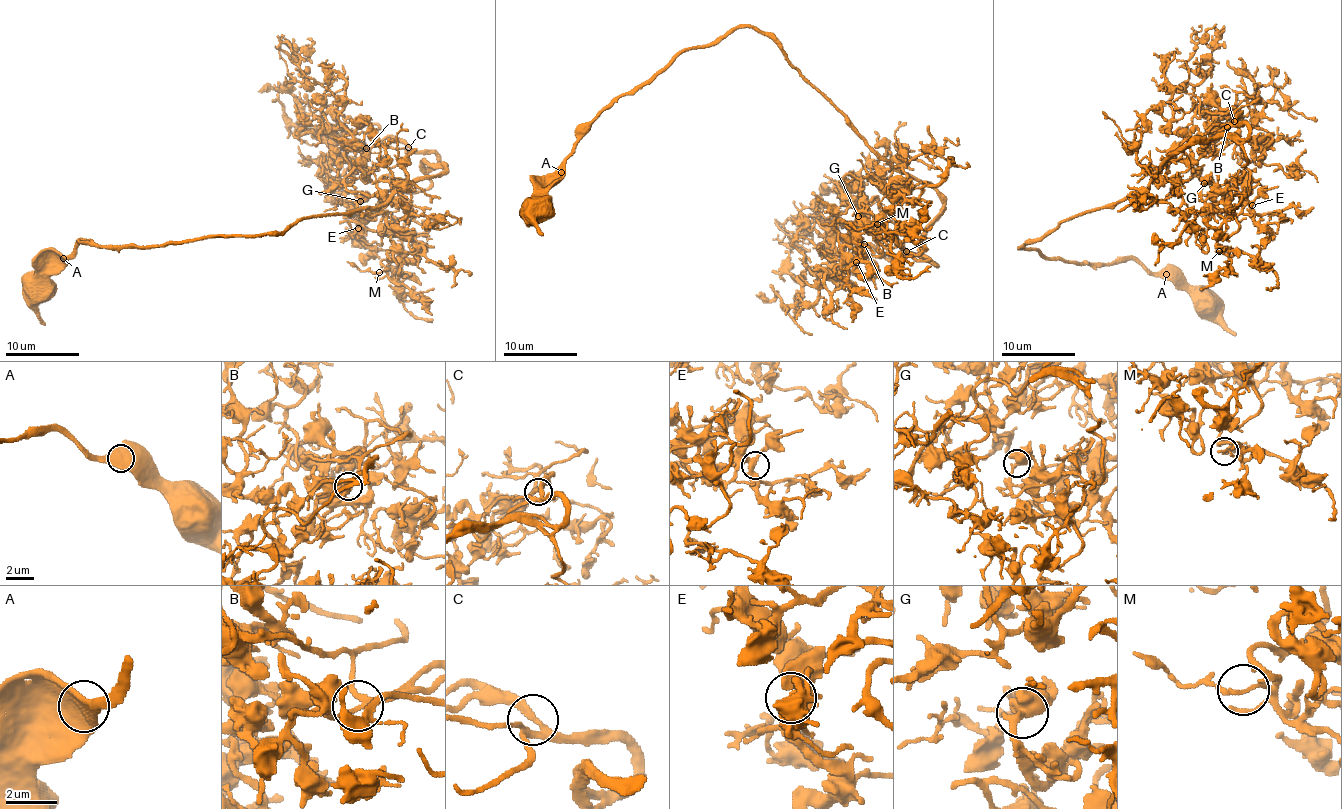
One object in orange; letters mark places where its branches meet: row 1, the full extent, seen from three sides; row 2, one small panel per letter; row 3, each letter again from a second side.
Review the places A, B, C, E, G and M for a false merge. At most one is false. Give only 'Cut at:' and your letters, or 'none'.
Cut at: none

